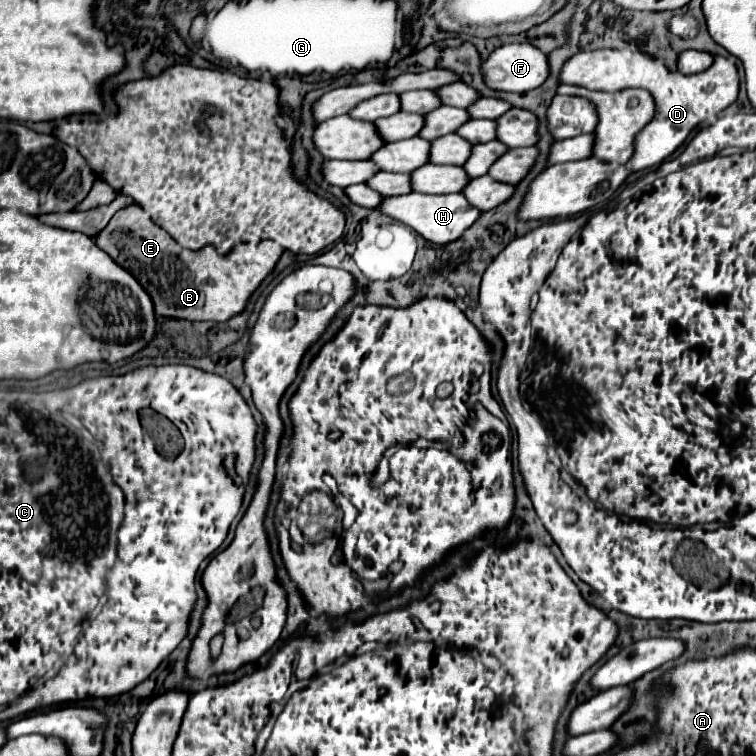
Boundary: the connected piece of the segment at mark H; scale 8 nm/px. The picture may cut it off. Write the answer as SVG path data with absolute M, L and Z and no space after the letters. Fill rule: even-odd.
M407 193L407 195L399 195L399 197L387 197L377 209L387 213L393 219L405 223L407 227L415 229L421 237L425 237L427 241L437 243L437 245L457 241L463 235L463 231L467 231L483 215L483 211L469 205L469 201L461 193L451 193L451 195Z

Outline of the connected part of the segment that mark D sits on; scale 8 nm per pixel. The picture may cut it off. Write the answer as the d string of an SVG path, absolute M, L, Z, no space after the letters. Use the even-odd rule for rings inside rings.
M634 42L624 49L599 49L573 55L563 65L561 83L581 85L593 91L621 91L636 87L651 91L657 121L645 126L635 138L635 151L631 163L627 163L633 171L643 171L667 161L699 123L727 109L735 103L739 93L739 73L731 59L715 57L715 63L707 71L695 75L671 73L663 60L643 53Z

